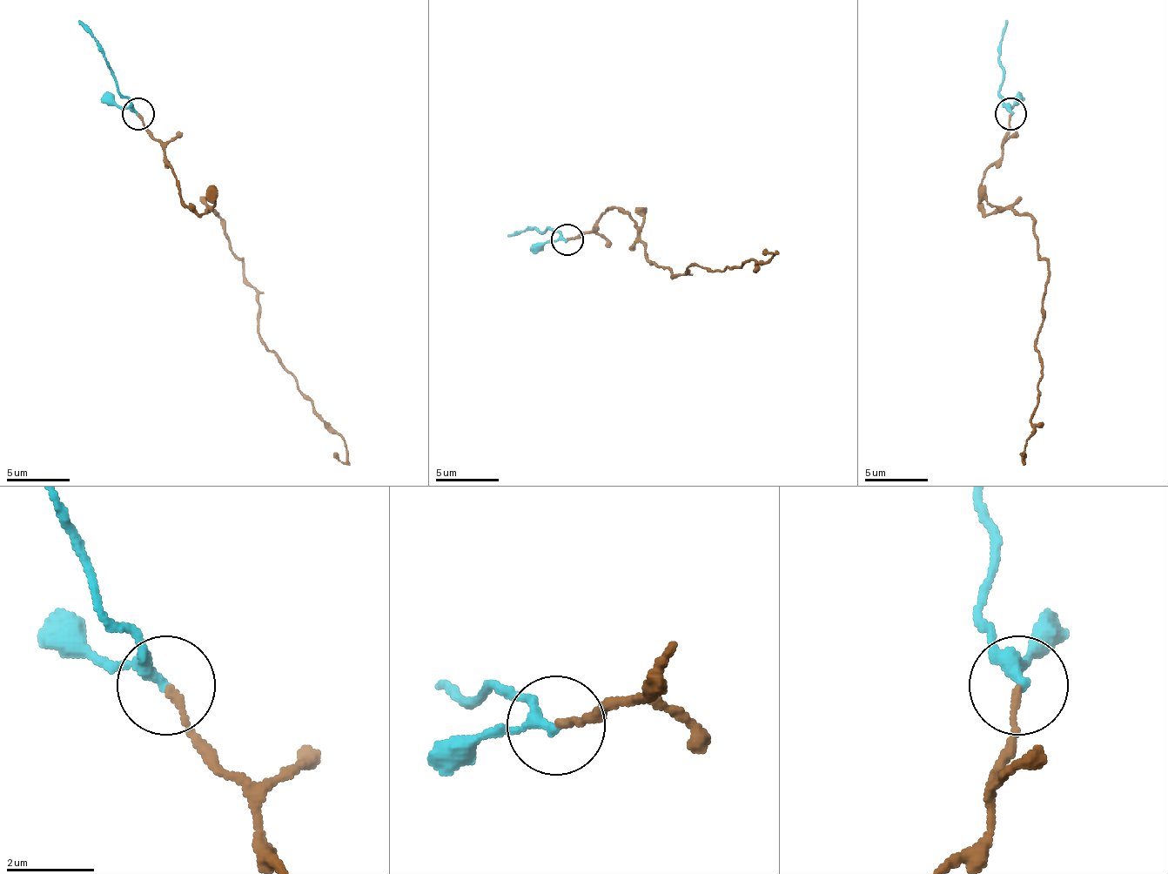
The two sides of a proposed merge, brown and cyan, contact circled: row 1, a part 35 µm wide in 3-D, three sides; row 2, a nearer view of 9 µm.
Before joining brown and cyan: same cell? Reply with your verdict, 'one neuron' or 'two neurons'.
one neuron

